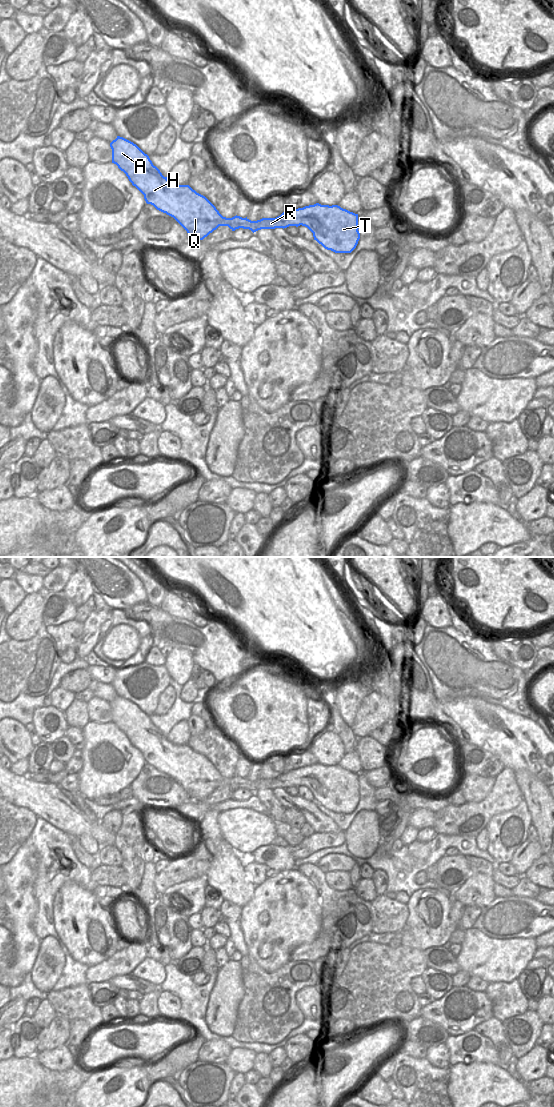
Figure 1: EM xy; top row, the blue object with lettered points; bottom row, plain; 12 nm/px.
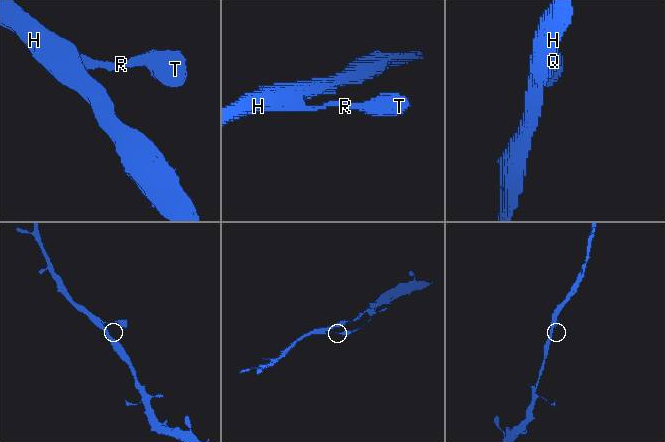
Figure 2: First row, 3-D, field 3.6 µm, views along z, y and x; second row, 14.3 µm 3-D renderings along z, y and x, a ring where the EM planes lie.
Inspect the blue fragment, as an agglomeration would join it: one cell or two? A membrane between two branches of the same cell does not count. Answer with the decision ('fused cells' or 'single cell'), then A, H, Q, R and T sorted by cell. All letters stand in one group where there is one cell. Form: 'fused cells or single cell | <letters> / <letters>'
single cell | A H Q R T

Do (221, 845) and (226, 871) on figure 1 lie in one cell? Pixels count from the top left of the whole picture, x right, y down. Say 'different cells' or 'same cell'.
same cell

